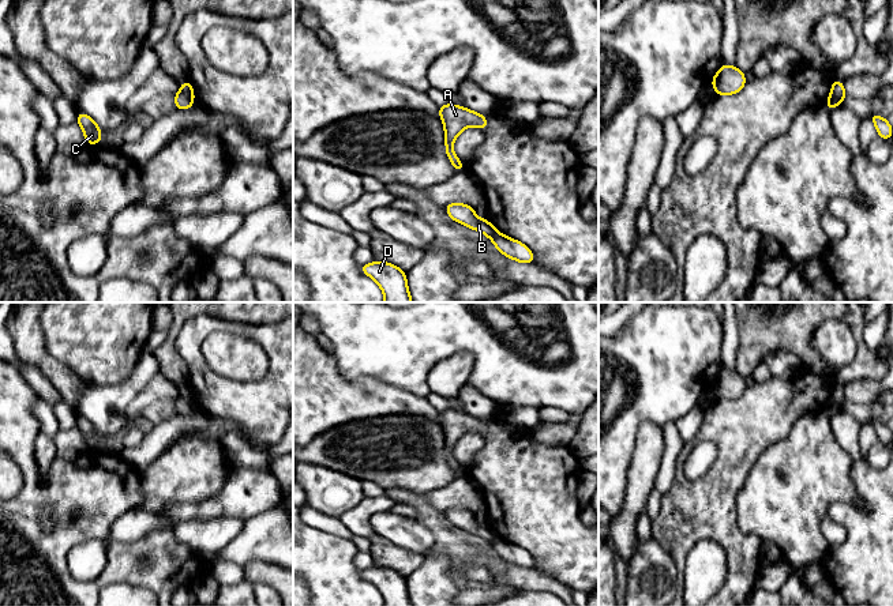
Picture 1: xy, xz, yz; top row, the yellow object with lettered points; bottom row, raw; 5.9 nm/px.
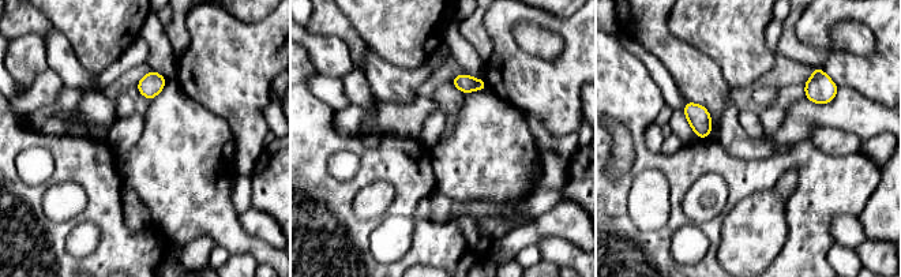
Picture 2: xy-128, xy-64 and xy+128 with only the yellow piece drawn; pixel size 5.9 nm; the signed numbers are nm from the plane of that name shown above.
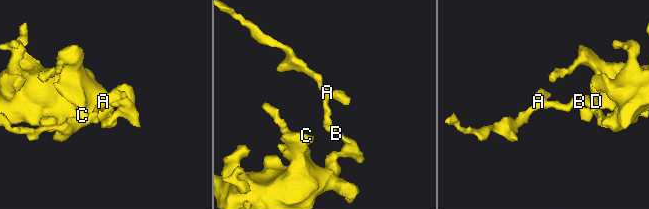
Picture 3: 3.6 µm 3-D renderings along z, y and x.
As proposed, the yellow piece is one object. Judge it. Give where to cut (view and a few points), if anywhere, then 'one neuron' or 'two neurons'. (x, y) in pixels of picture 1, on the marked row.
cut xy (182, 89), (192, 100); two neurons

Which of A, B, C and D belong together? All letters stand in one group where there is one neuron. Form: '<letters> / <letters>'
A B / C D

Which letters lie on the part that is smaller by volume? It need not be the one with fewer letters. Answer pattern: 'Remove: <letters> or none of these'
Remove: A, B

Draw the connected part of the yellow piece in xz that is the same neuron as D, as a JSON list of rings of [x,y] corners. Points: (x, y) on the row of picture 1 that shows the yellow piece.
[[[376,260],[360,264],[360,271],[380,286],[384,302],[413,302],[406,283],[406,272],[399,267]]]

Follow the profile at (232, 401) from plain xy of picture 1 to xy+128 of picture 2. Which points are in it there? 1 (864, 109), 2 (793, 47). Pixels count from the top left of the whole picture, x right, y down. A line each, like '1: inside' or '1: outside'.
1: outside
2: outside

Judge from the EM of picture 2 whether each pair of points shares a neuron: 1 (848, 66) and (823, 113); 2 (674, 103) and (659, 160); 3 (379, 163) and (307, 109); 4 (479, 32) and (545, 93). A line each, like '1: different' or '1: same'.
1: different
2: different
3: same
4: different

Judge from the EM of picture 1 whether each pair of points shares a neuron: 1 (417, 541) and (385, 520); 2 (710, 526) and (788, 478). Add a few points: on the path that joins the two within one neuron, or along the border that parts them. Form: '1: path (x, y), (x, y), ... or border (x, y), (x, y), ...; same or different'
1: path (409, 534), (393, 527); same
2: border (745, 478), (736, 497), (736, 523), (755, 535); different

